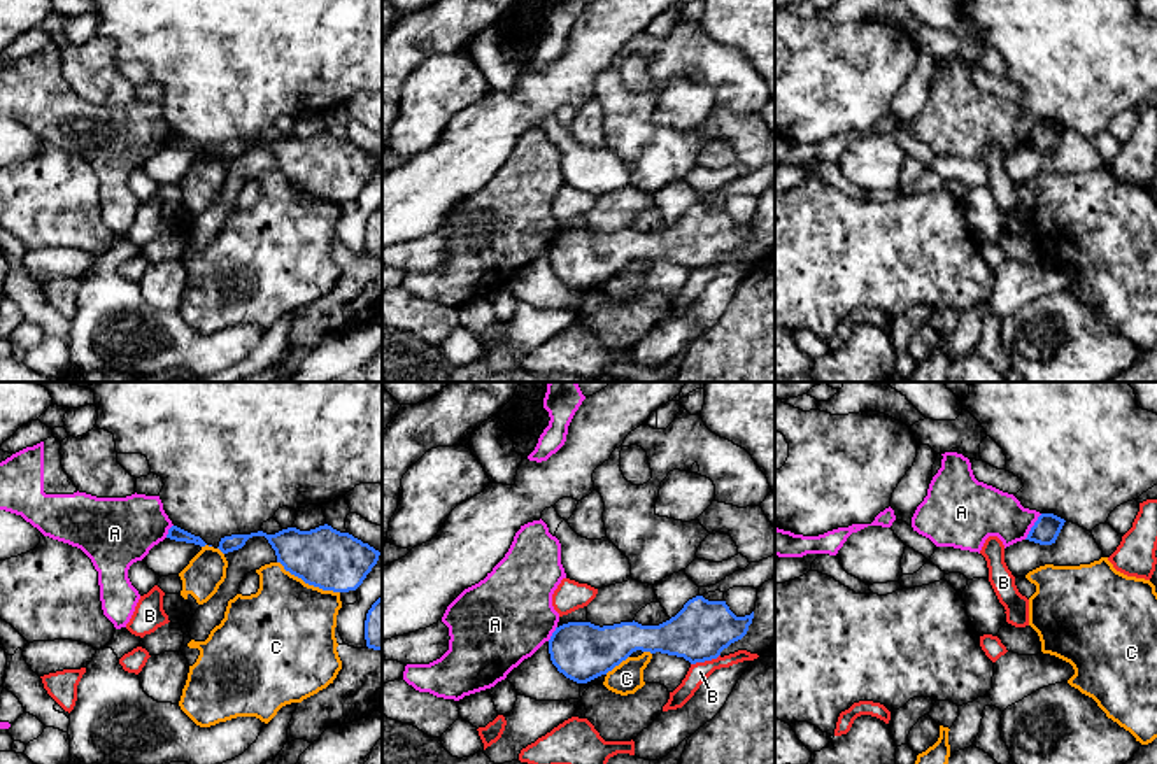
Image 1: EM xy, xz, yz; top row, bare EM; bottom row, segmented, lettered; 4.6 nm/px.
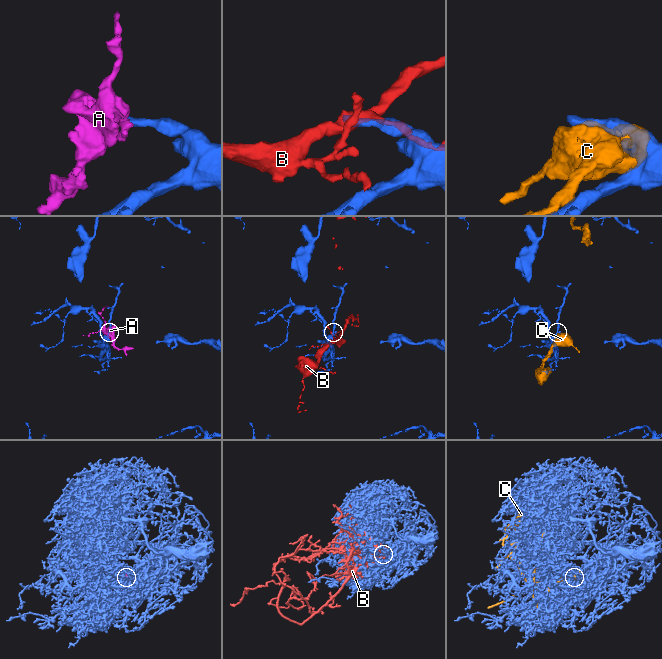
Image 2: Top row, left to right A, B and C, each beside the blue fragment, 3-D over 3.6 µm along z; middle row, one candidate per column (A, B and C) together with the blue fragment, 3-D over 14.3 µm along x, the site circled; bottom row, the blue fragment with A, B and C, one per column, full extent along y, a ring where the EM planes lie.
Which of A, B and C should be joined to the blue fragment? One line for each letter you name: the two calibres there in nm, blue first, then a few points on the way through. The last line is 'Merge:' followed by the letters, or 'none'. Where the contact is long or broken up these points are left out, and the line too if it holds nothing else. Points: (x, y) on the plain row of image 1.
Merge: none

